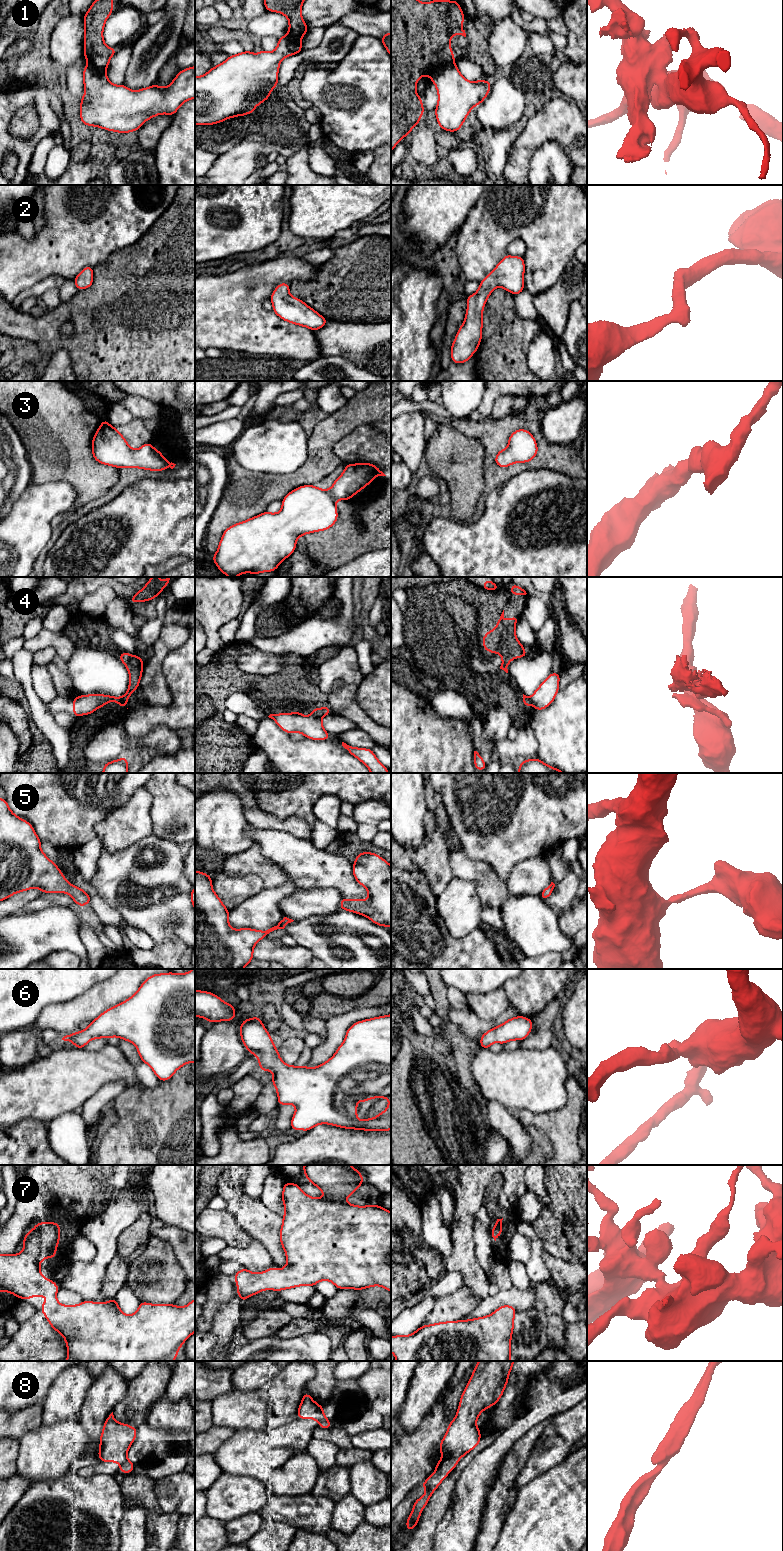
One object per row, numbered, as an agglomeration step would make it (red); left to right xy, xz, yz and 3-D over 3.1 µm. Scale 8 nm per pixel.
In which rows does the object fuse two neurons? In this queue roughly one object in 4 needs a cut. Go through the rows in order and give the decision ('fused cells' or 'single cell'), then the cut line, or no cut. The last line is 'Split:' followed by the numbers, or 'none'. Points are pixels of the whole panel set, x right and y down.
1: fused cells; cut in yz along (453, 60), (439, 67), (430, 76)
2: single cell; no cut
3: single cell; no cut
4: fused cells; cut in xz along (311, 715), (320, 719)
5: single cell; no cut
6: single cell; no cut
7: single cell; no cut
8: single cell; no cut
Split: 1, 4

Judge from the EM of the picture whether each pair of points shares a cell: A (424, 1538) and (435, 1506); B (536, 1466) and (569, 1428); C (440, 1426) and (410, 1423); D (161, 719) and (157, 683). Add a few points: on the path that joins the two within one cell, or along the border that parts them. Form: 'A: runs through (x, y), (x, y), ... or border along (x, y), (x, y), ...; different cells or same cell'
A: runs through (425, 1530), (432, 1514); same cell
B: runs through (543, 1457), (560, 1437); same cell
C: border along (432, 1404), (421, 1422), (401, 1437); different cells
D: border along (166, 683), (172, 701), (168, 705), (150, 706); different cells

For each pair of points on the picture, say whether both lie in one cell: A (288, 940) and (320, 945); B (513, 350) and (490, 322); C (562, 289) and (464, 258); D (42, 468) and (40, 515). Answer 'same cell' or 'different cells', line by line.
A: different cells
B: same cell
C: different cells
D: different cells

